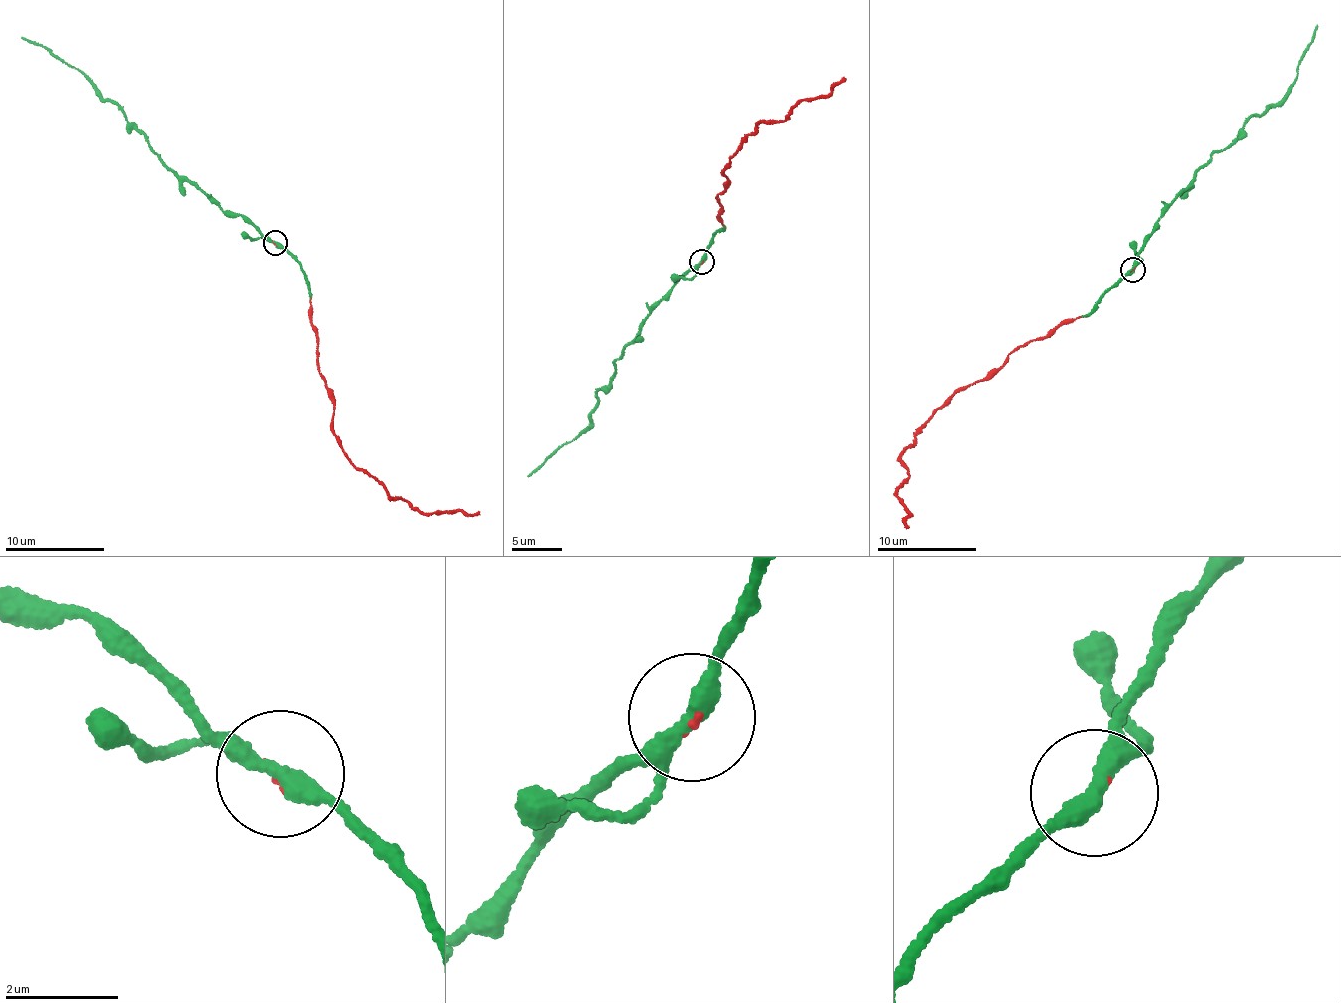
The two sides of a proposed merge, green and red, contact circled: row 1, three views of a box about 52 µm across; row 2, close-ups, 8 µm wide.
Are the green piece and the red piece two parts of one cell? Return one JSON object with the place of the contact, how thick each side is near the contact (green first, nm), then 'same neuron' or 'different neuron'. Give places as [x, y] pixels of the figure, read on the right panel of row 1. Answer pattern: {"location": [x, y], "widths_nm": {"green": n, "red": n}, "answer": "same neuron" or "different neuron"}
{"location": [1133, 269], "widths_nm": {"green": 320, "red": 60}, "answer": "same neuron"}

